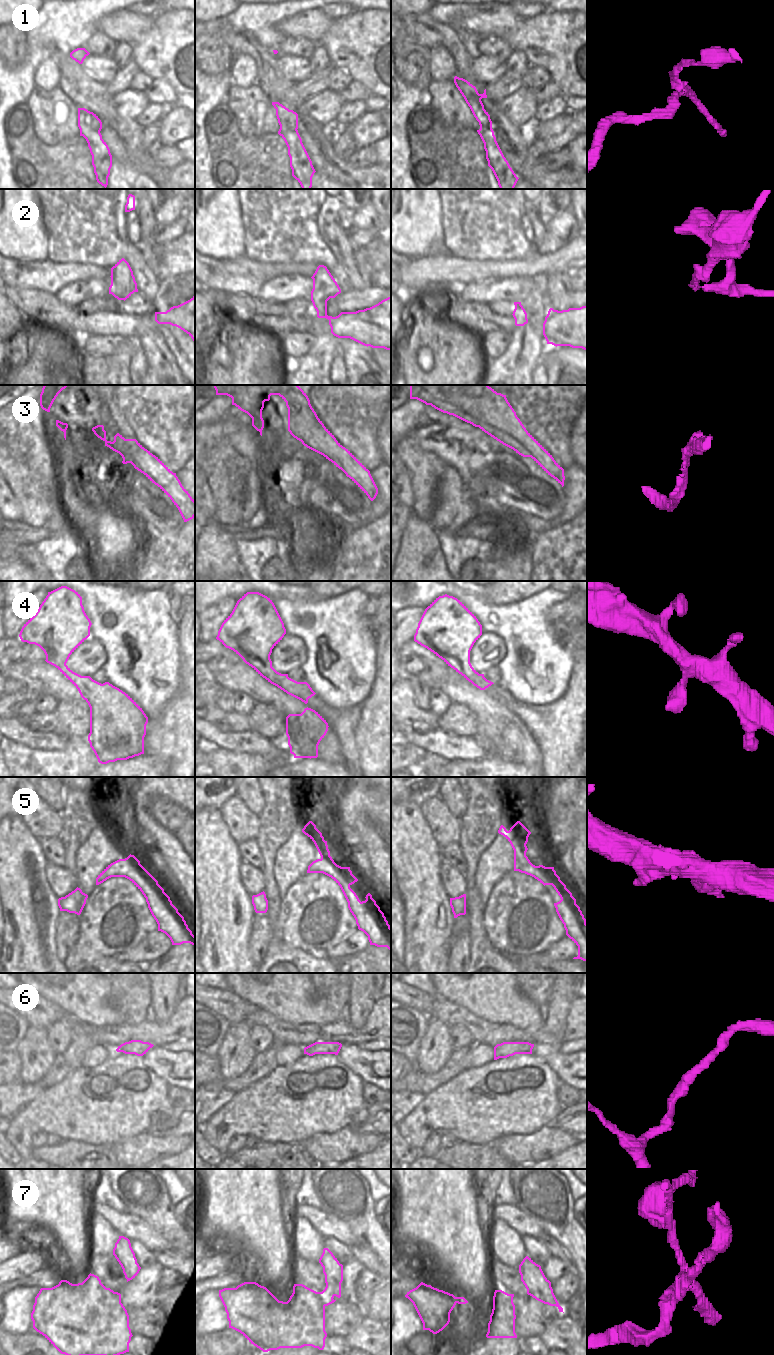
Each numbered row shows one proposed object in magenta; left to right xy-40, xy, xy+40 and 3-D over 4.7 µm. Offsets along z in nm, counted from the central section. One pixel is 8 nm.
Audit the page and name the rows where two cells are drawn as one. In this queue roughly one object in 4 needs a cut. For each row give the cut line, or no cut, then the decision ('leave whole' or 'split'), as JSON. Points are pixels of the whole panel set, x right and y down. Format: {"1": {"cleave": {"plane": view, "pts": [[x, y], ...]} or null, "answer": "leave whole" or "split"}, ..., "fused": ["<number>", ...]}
{"1": {"cleave": {"plane": "xy", "pts": [[277, 115], [289, 125], [294, 125], [297, 128]]}, "answer": "split"}, "2": {"cleave": {"plane": "xy", "pts": [[329, 316], [328, 319]]}, "answer": "split"}, "3": {"cleave": null, "answer": "leave whole"}, "4": {"cleave": null, "answer": "leave whole"}, "5": {"cleave": {"plane": "xy", "pts": [[321, 857], [326, 859], [331, 868], [342, 876], [349, 885]]}, "answer": "split"}, "6": {"cleave": null, "answer": "leave whole"}, "7": {"cleave": {"plane": "xy", "pts": [[318, 1292], [325, 1305]]}, "answer": "split"}, "fused": ["1", "2", "5", "7"]}

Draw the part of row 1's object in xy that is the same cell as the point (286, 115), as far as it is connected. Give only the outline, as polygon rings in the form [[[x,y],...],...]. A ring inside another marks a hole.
[[[272,102],[276,109],[276,116],[279,116],[283,122],[287,122],[289,126],[295,126],[298,129],[298,114],[293,110],[289,110],[279,102]]]

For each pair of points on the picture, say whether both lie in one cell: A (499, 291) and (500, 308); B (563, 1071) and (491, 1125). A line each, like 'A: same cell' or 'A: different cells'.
A: different cells
B: different cells

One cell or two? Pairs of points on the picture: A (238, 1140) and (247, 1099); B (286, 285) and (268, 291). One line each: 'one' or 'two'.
A: two
B: one

